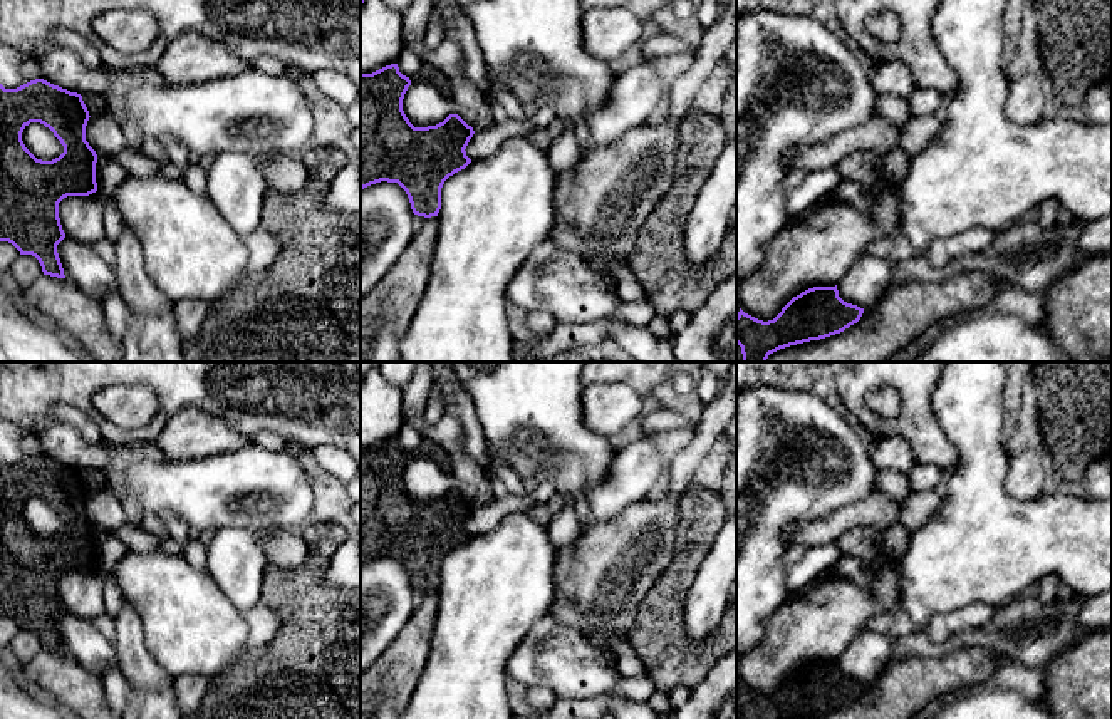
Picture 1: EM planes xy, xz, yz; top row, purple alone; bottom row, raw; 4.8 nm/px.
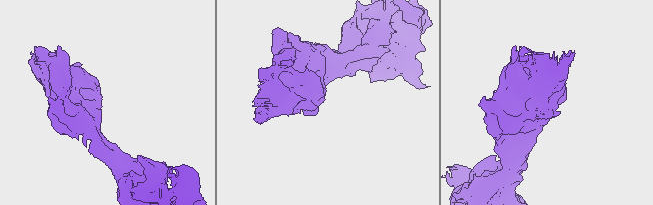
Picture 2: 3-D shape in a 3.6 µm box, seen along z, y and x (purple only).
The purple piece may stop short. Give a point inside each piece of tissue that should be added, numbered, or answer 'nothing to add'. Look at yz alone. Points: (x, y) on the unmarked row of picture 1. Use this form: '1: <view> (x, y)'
nothing to add

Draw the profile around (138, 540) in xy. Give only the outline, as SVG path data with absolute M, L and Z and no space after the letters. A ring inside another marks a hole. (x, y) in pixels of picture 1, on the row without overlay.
M122 525L121 528L111 533L119 541L122 541L127 546L127 550L133 550L136 553L148 553L156 545L154 536L144 531L141 526Z

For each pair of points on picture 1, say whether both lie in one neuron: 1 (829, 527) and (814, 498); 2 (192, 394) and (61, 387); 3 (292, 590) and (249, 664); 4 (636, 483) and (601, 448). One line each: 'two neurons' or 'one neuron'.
1: two neurons
2: one neuron
3: one neuron
4: two neurons

